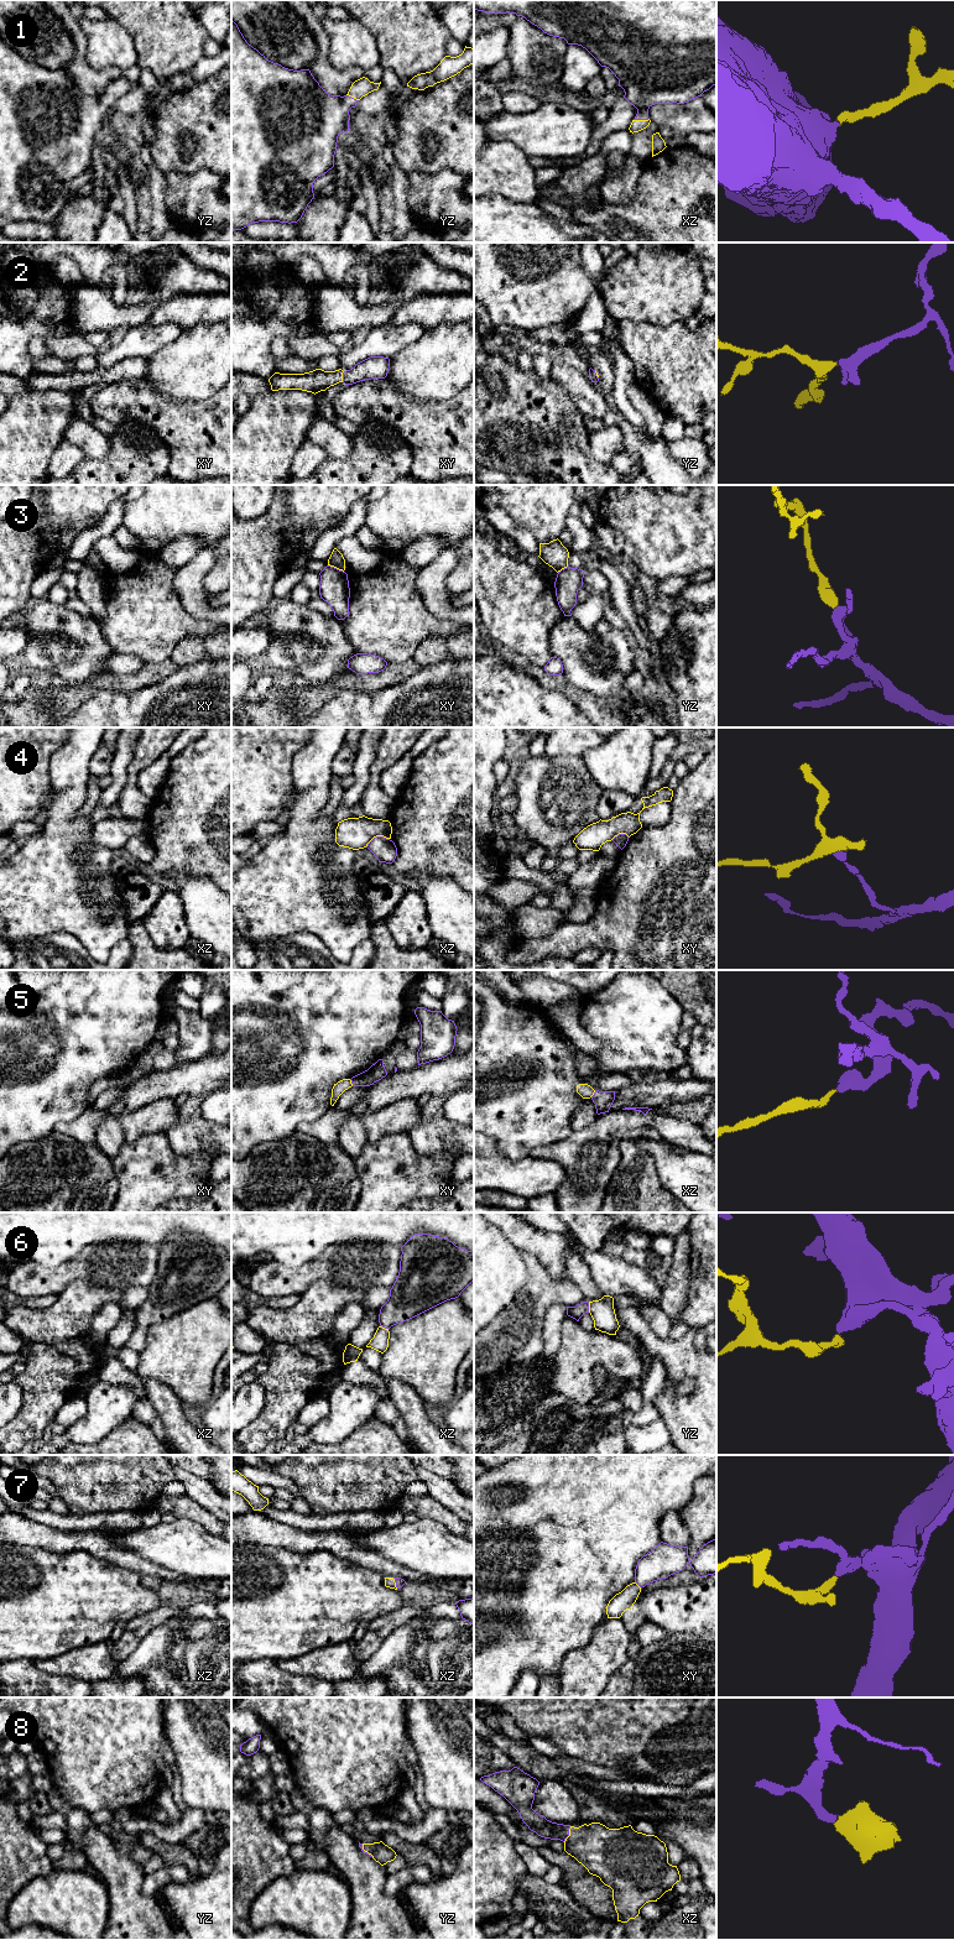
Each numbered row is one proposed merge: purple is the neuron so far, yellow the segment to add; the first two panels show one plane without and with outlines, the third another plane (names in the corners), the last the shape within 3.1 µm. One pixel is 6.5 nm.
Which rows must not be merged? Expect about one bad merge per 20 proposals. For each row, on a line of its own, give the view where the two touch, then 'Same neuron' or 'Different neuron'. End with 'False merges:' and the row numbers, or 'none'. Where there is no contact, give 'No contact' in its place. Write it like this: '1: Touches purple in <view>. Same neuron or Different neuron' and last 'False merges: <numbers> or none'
1: Touches purple in xz. Same neuron
2: Touches purple in xy. Same neuron
3: Touches purple in xy. Different neuron
4: Touches purple in xz. Different neuron
5: Touches purple in xy. Same neuron
6: Touches purple in yz. Same neuron
7: Touches purple in xy. Same neuron
8: Touches purple in xz. Same neuron
False merges: 3, 4

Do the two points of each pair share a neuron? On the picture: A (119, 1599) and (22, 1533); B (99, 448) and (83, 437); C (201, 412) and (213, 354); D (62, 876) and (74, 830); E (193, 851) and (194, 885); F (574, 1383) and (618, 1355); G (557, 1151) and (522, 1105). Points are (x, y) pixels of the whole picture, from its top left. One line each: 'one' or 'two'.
A: two
B: one
C: two
D: one
E: two
F: one
G: two

